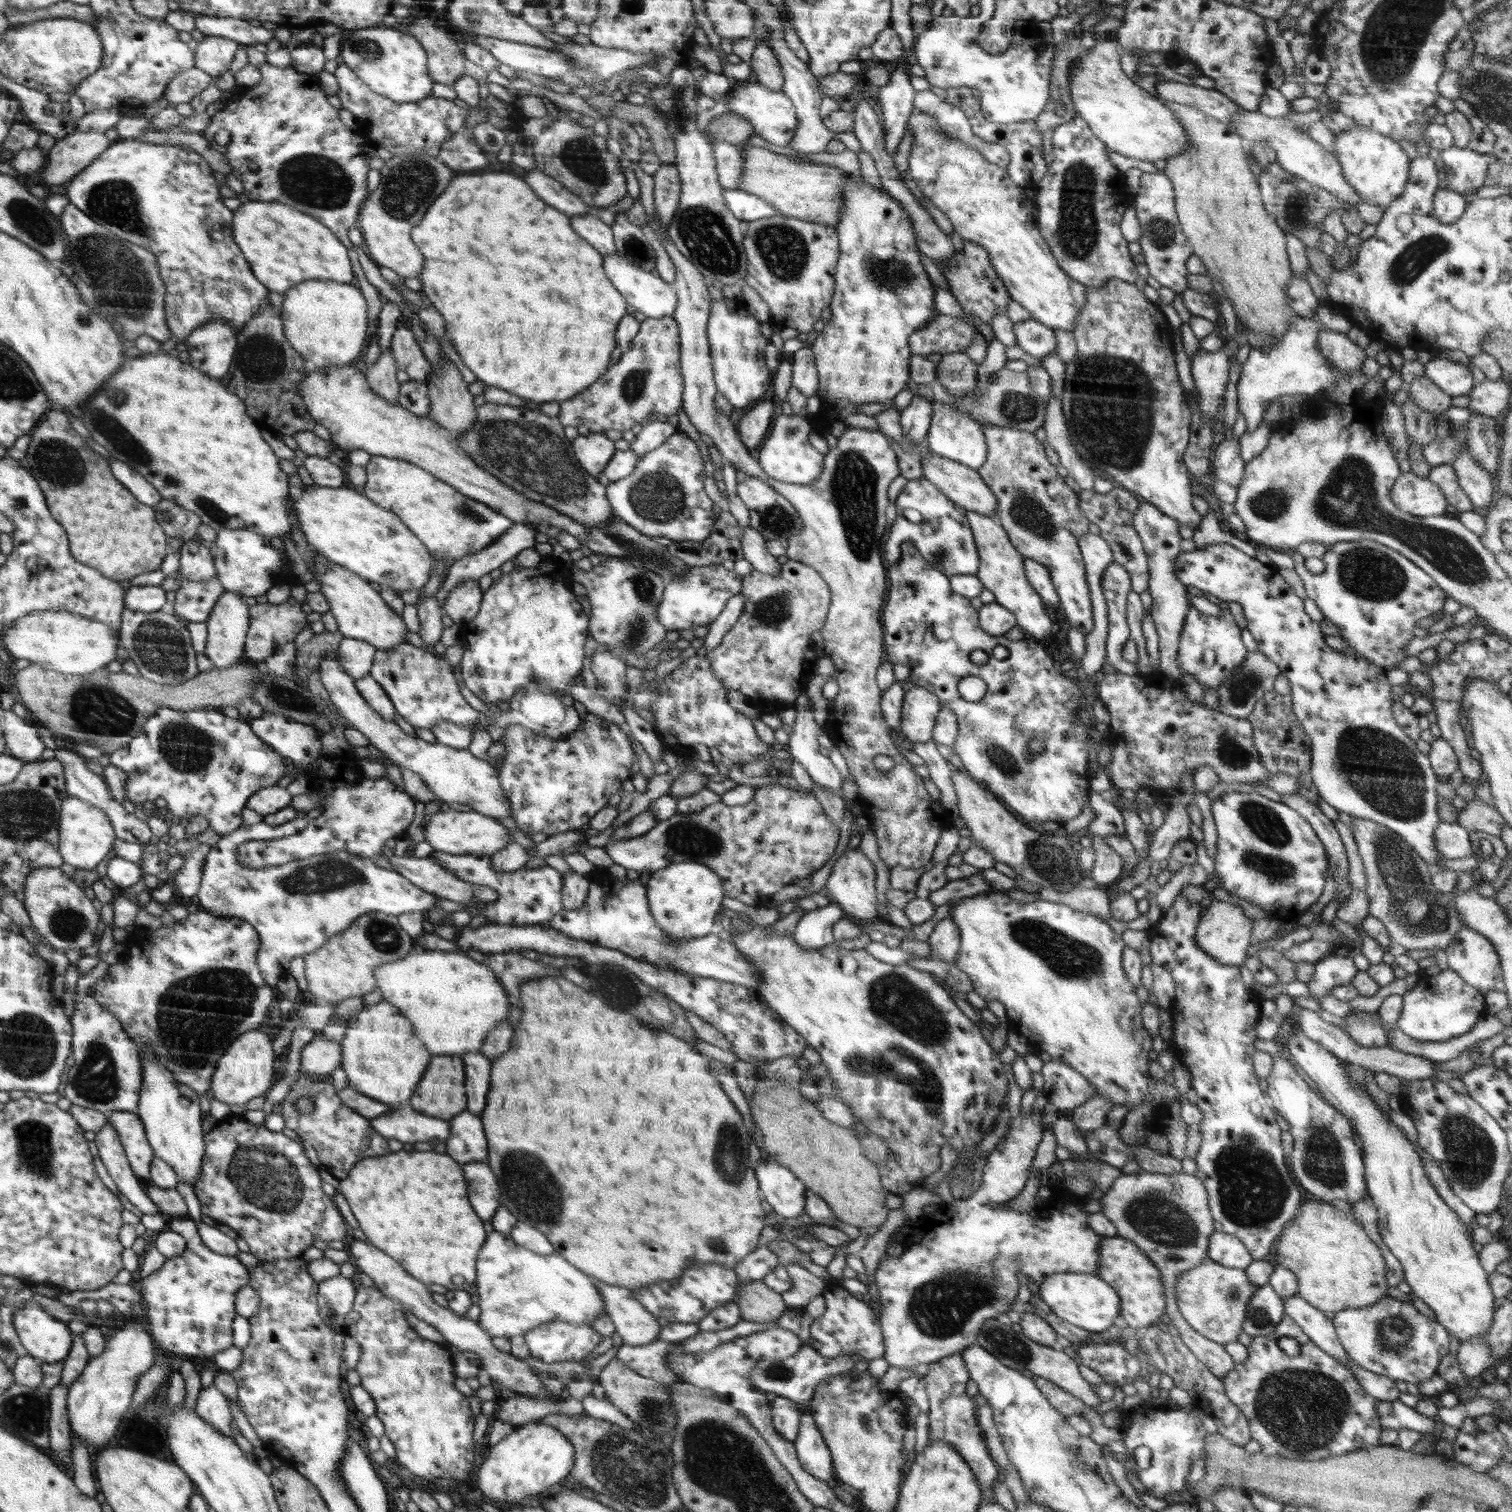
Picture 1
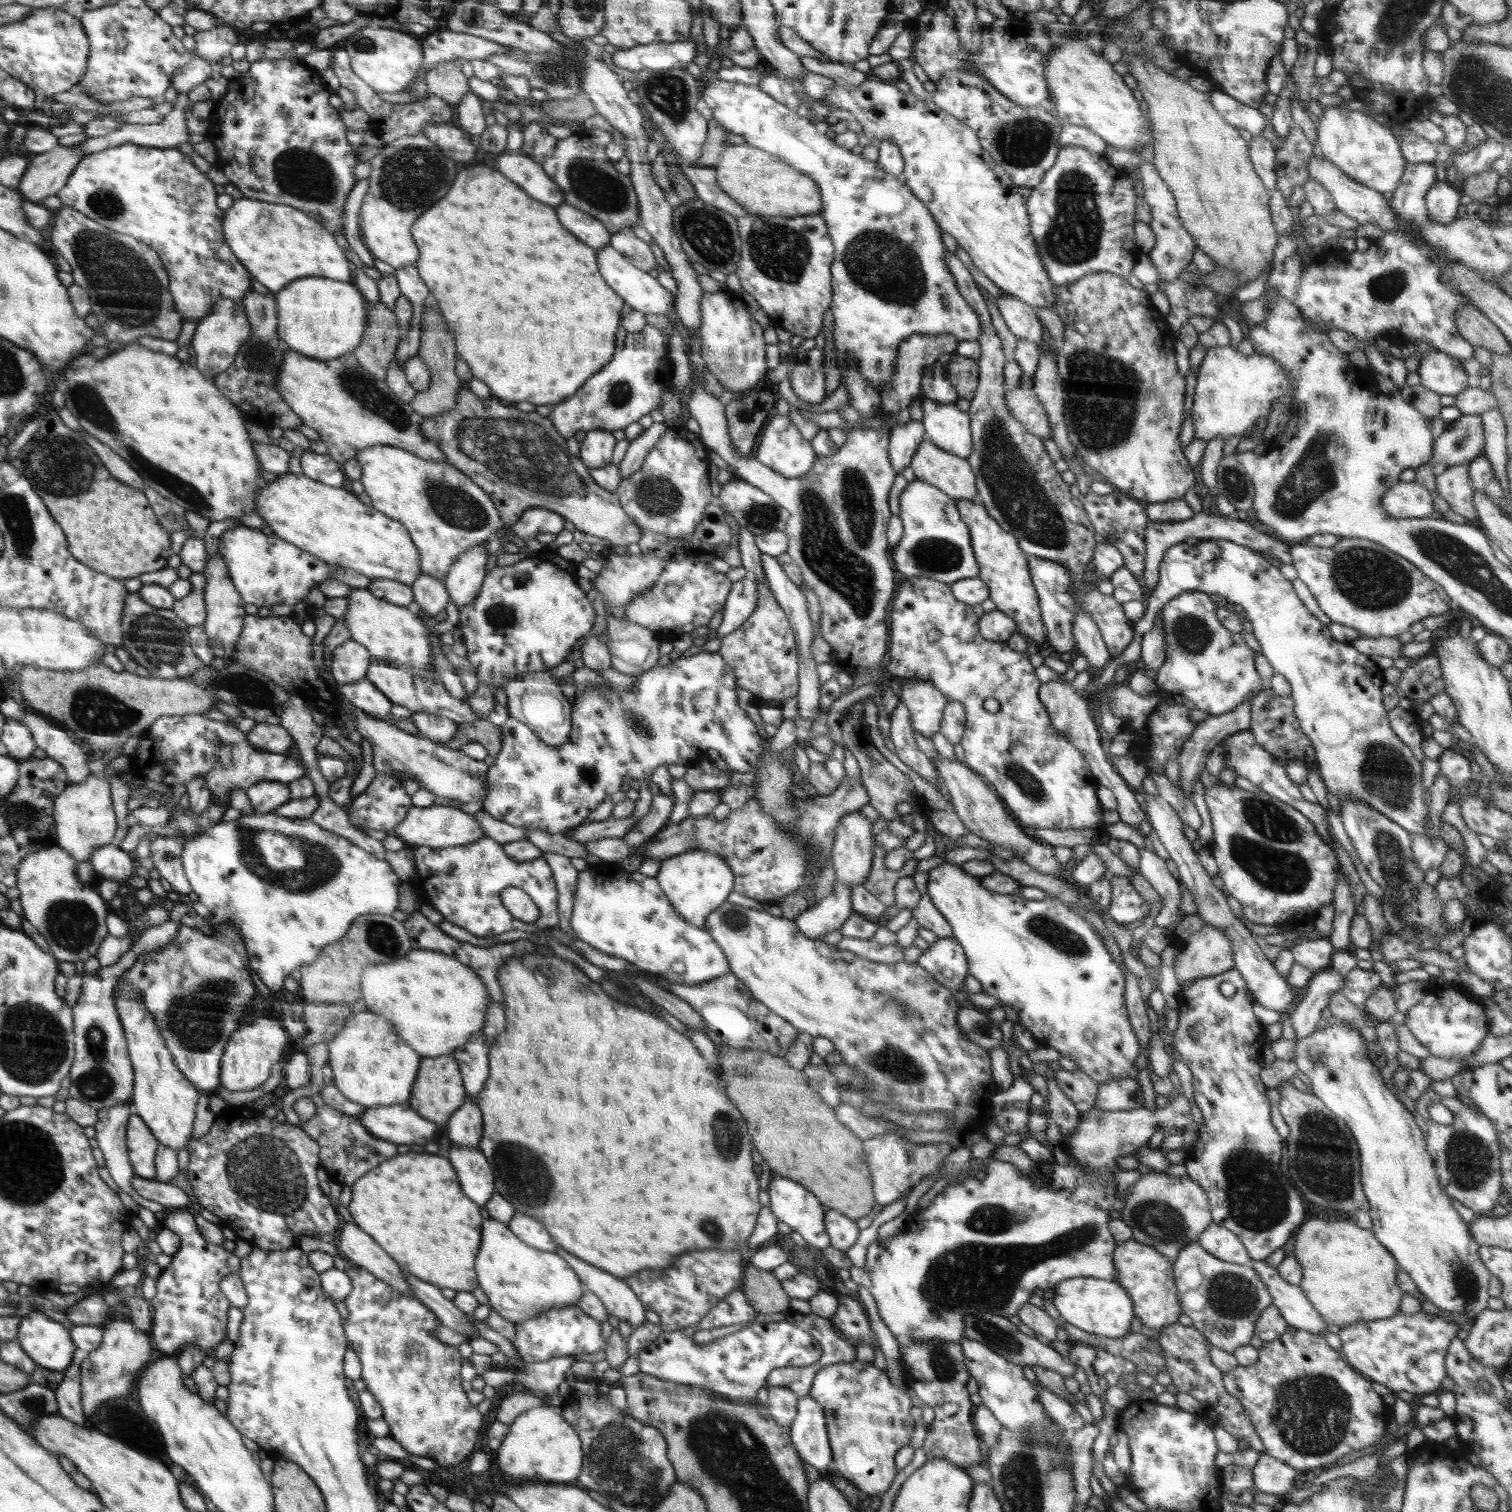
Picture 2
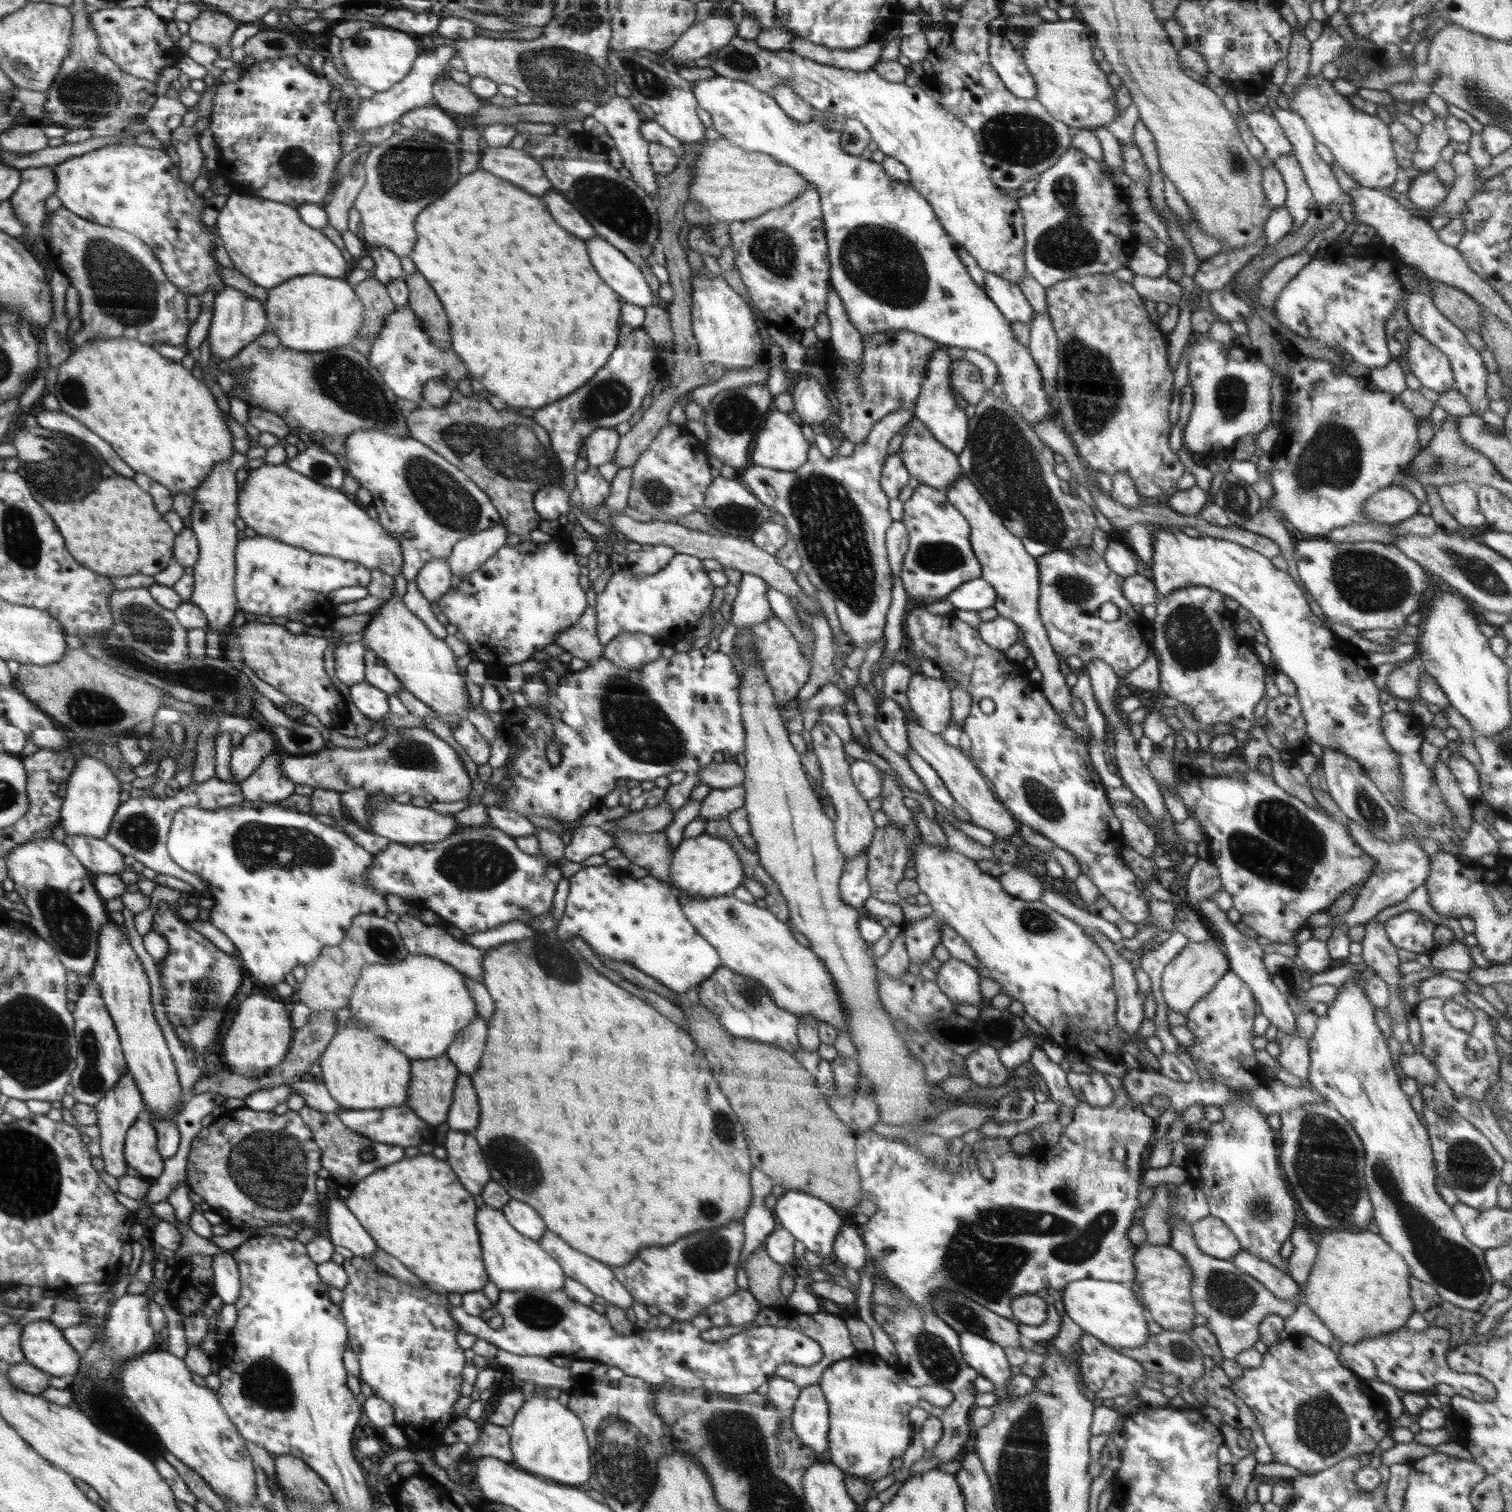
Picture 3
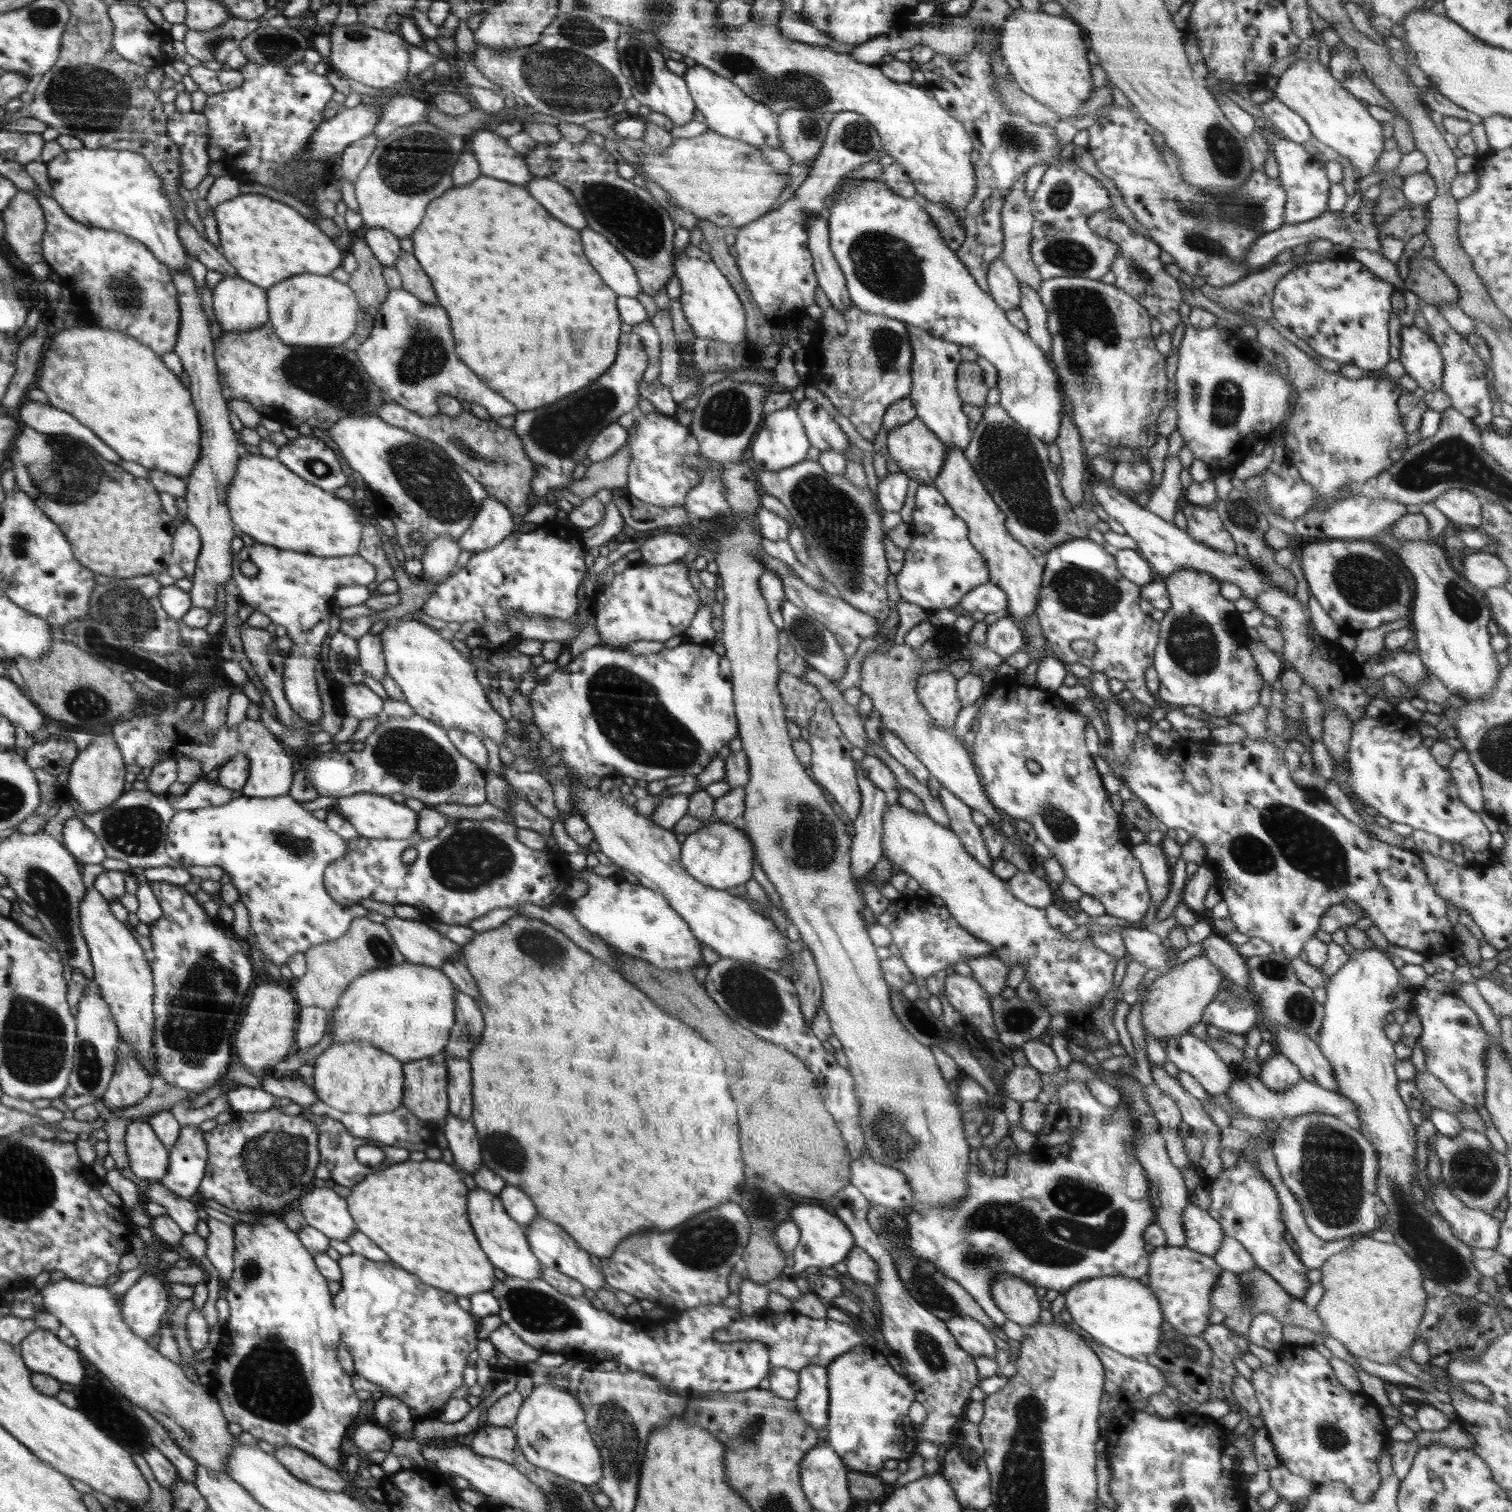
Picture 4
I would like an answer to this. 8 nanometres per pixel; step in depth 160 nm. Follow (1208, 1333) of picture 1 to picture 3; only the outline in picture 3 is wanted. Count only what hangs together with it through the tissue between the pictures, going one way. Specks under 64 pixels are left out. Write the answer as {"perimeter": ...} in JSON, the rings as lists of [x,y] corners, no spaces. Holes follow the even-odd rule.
{"perimeter":[[[1181,1218],[1169,1219],[1171,1237],[1168,1246],[1186,1259],[1193,1274],[1190,1287],[1191,1305],[1196,1314],[1206,1317],[1205,1325],[1217,1338],[1221,1353],[1226,1359],[1235,1360],[1241,1352],[1256,1344],[1260,1323],[1267,1315],[1277,1314],[1286,1320],[1296,1311],[1300,1302],[1305,1302],[1305,1284],[1298,1284],[1299,1298],[1279,1298],[1252,1275],[1242,1272],[1232,1261],[1214,1258],[1200,1251],[1194,1240],[1191,1224],[1186,1224]]]}

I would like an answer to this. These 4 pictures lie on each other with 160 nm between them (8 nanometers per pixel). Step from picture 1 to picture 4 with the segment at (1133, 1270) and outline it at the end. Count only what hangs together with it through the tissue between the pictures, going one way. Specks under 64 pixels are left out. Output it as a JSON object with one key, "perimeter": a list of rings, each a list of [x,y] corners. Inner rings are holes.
{"perimeter":[[[1165,1245],[1149,1254],[1145,1280],[1160,1303],[1163,1320],[1182,1334],[1196,1336],[1209,1325],[1208,1317],[1213,1309],[1210,1304],[1211,1290],[1221,1270],[1212,1256],[1200,1254],[1187,1247]]]}

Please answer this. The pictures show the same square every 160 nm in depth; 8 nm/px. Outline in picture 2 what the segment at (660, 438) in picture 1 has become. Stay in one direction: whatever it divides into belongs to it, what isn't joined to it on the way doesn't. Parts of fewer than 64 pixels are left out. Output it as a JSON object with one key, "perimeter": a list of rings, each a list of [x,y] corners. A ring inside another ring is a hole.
{"perimeter":[[[647,422],[643,432],[629,441],[630,445],[620,464],[620,478],[622,480],[626,480],[637,472],[650,450],[655,447],[657,440],[667,429],[668,425],[664,422]]]}

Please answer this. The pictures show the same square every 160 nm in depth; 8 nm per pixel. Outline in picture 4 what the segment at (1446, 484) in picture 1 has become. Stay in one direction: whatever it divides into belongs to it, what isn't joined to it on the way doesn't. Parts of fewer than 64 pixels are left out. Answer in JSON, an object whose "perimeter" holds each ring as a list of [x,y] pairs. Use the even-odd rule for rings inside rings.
{"perimeter":[[[1452,488],[1434,500],[1434,507],[1459,527],[1479,528],[1482,525],[1484,501],[1466,490]]]}

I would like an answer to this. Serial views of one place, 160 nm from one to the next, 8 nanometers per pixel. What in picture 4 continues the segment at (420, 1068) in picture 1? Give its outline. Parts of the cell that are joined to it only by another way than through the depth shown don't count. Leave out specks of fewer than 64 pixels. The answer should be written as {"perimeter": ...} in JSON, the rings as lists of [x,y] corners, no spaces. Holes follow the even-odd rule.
{"perimeter":[[[360,1042],[332,1043],[317,1056],[314,1066],[314,1088],[319,1101],[343,1113],[375,1115],[389,1113],[403,1107],[406,1093],[404,1062],[376,1048]]]}

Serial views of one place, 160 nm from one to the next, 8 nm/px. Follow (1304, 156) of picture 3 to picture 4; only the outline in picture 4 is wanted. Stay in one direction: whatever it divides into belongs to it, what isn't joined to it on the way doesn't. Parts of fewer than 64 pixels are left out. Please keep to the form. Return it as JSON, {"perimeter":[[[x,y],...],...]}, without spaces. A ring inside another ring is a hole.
{"perimeter":[[[1275,97],[1262,103],[1260,110],[1264,112],[1264,116],[1267,116],[1275,129],[1279,130],[1286,139],[1300,144],[1311,140],[1311,130],[1304,117],[1296,114]]]}

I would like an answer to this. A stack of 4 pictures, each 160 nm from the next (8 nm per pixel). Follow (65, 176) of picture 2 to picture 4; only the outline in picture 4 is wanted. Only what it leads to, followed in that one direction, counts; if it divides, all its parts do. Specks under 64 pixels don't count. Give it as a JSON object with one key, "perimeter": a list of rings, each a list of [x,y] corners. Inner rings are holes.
{"perimeter":[[[19,191],[1,213],[5,224],[4,239],[12,254],[31,266],[45,262],[43,236],[47,221],[37,196],[30,191]]]}

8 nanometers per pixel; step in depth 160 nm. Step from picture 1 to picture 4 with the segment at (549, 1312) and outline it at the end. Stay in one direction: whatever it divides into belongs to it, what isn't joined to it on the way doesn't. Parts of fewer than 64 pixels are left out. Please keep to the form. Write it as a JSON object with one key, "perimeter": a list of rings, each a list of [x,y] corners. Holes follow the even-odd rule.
{"perimeter":[[[474,1186],[472,1192],[472,1228],[478,1238],[480,1248],[486,1252],[488,1260],[494,1264],[494,1268],[500,1268],[507,1275],[524,1280],[536,1280],[543,1274],[539,1258],[528,1244],[524,1228],[518,1224],[504,1208],[503,1201],[499,1195],[492,1194]]]}

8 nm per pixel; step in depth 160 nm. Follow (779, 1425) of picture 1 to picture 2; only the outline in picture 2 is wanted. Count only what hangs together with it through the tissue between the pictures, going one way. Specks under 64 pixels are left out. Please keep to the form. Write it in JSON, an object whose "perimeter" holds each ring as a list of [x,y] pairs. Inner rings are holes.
{"perimeter":[[[768,1386],[768,1402],[770,1416],[781,1426],[790,1427],[797,1415],[799,1397],[795,1392],[783,1386]]]}

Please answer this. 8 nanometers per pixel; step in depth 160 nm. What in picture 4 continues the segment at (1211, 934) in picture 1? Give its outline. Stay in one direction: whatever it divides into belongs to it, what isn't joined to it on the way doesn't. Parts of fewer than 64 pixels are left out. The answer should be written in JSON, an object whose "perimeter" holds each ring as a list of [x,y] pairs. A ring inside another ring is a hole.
{"perimeter":[[[1204,955],[1186,960],[1184,964],[1172,968],[1168,974],[1157,977],[1153,984],[1147,986],[1141,1002],[1144,1034],[1145,1031],[1149,1032],[1160,1043],[1182,1034],[1190,1034],[1189,1028],[1202,1020],[1204,1010],[1224,985],[1221,972]]]}

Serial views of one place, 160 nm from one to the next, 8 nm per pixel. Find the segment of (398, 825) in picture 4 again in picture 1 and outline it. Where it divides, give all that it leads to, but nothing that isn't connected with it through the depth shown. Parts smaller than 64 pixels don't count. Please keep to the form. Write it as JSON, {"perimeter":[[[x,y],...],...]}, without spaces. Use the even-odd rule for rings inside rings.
{"perimeter":[[[449,809],[438,811],[430,817],[424,829],[425,841],[432,845],[436,851],[448,854],[475,854],[488,856],[496,854],[511,844],[511,832],[508,823],[497,820],[495,817],[484,816],[476,811],[464,812]]]}

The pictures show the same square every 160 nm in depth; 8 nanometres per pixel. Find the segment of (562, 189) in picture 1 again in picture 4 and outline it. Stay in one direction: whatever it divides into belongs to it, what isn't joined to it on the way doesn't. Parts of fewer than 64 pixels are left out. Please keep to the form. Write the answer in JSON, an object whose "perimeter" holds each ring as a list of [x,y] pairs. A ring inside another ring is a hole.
{"perimeter":[[[489,129],[478,130],[468,136],[468,146],[479,161],[479,167],[484,170],[482,174],[520,186],[531,182],[534,174],[524,162],[524,156],[510,148],[502,138],[494,136]]]}

